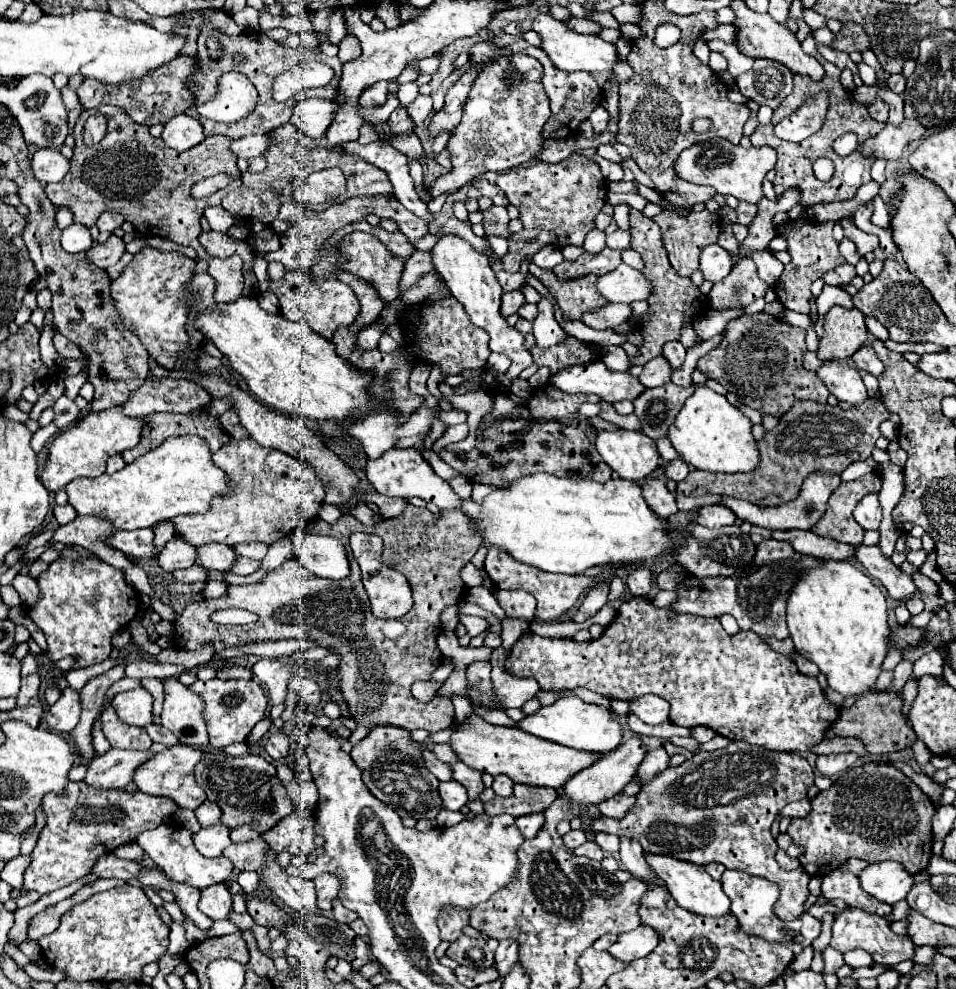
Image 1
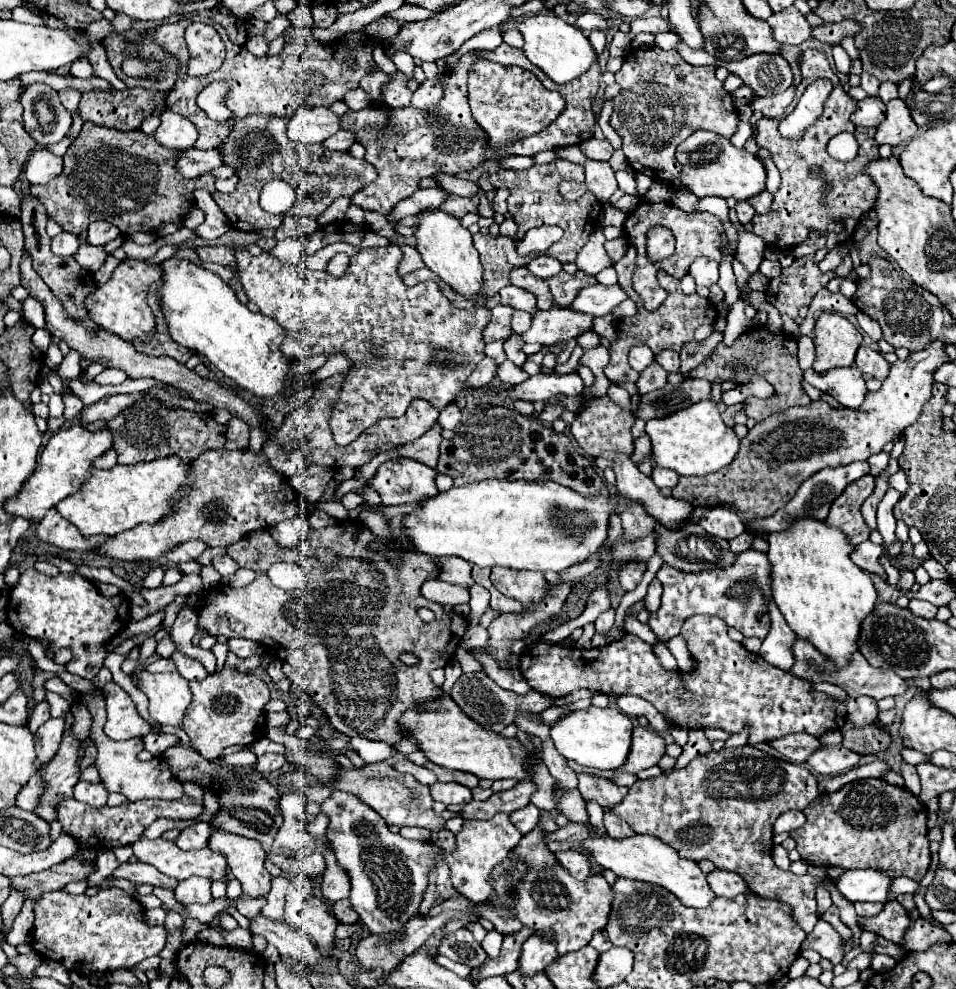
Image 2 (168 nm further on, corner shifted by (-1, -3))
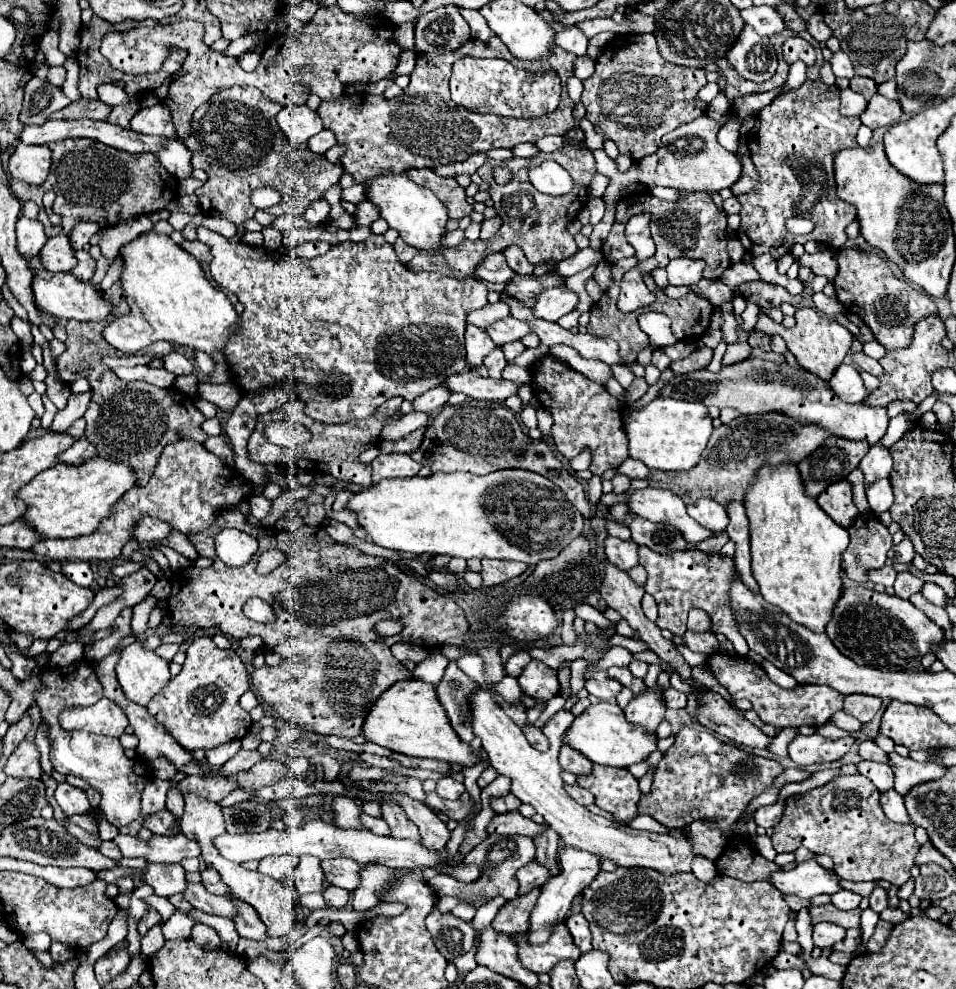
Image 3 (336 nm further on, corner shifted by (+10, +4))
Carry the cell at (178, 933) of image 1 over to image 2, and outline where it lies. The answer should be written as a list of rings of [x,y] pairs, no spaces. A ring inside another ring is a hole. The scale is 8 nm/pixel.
[[[154,908],[145,911],[146,922],[152,925],[163,924],[166,918],[166,911],[163,908]]]

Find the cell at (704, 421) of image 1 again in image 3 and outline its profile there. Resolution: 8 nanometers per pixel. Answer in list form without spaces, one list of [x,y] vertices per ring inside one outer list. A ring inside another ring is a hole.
[[[657,397],[655,401],[635,407],[627,415],[627,423],[623,431],[627,435],[629,457],[643,461],[649,469],[663,471],[683,471],[691,469],[699,455],[707,447],[707,437],[713,433],[711,417],[707,415],[707,407],[701,403],[677,401],[669,397]]]

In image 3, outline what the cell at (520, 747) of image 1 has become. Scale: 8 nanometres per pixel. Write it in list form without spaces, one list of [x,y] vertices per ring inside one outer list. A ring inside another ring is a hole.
[[[419,679],[397,681],[387,691],[383,691],[379,701],[369,707],[361,735],[371,743],[403,755],[431,757],[447,763],[459,763],[463,767],[471,767],[479,761],[479,751],[471,751],[471,745],[463,745],[457,733],[451,729],[447,715],[437,701],[435,687]]]

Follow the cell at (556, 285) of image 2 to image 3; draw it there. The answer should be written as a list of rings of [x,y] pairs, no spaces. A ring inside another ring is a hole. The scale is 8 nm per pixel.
[[[555,273],[543,275],[543,277],[533,277],[533,275],[523,275],[523,277],[519,277],[519,275],[515,275],[515,277],[505,285],[503,295],[513,297],[513,299],[521,301],[523,305],[529,305],[529,307],[531,307],[531,301],[535,301],[533,295],[541,293],[545,287],[553,287],[553,285],[561,285],[561,283],[563,283],[563,279],[561,279],[559,275],[555,275]]]

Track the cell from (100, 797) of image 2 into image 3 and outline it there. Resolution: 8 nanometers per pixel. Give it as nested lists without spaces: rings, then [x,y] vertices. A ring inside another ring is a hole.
[[[61,783],[55,789],[55,799],[57,799],[57,805],[61,807],[61,811],[65,813],[65,817],[83,815],[83,813],[89,813],[89,809],[91,809],[85,791],[81,791],[69,783]]]

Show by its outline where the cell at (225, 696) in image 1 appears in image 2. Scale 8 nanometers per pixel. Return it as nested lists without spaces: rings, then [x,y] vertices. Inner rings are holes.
[[[222,668],[200,682],[190,682],[190,690],[194,698],[186,710],[184,732],[204,758],[216,760],[224,748],[234,744],[248,746],[266,734],[264,706],[270,700],[270,690],[254,674],[238,674],[236,670]]]

